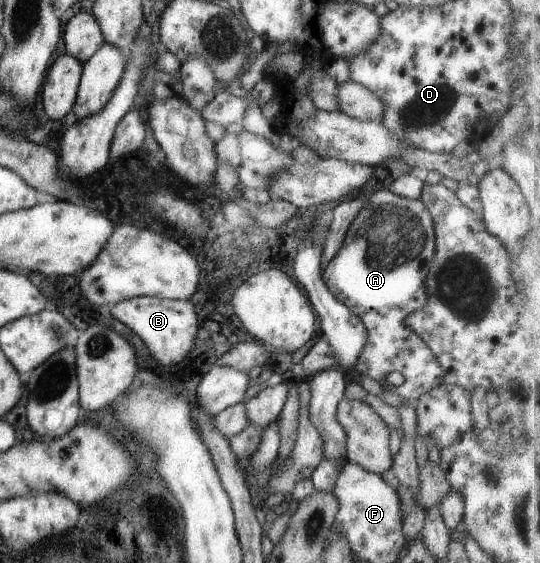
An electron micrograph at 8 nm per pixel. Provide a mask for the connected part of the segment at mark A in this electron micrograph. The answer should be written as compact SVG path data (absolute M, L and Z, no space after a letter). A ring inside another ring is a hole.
M377 190L369 195L344 234L343 242L335 256L325 265L324 285L342 305L363 321L367 338L353 370L359 375L375 379L392 395L403 397L414 403L423 393L442 383L443 373L435 355L428 346L404 323L404 318L419 310L427 302L424 280L428 273L435 250L433 219L424 204L418 199L403 198L388 190ZM391 371L398 371L404 377L402 384L392 386L385 380Z

